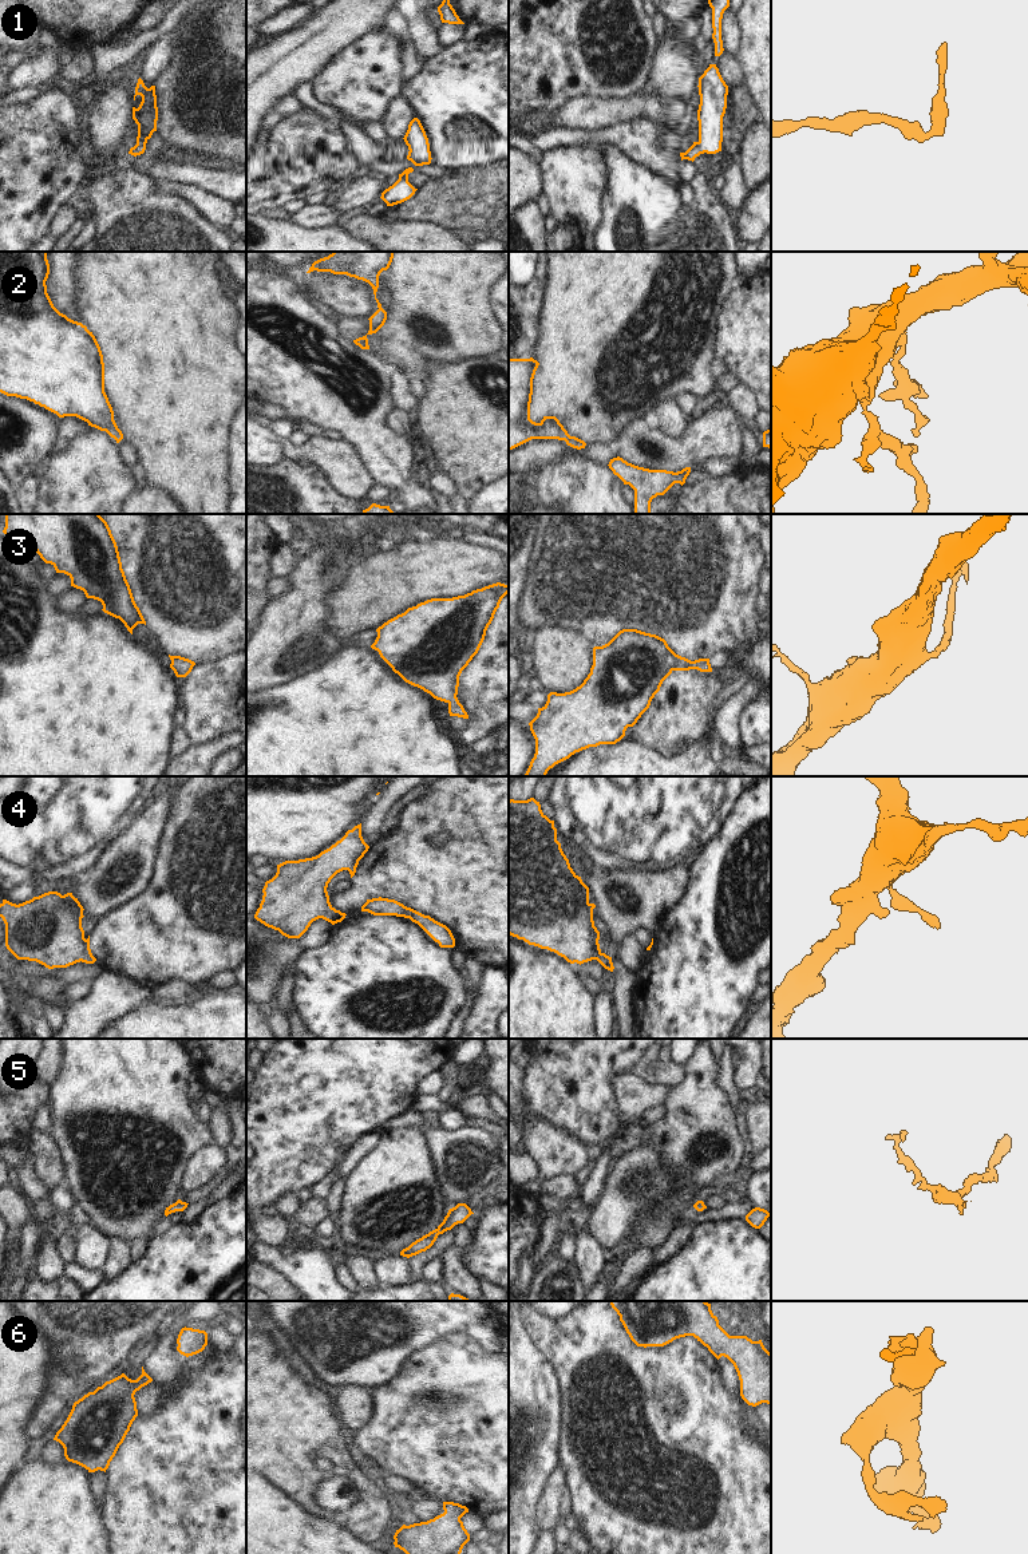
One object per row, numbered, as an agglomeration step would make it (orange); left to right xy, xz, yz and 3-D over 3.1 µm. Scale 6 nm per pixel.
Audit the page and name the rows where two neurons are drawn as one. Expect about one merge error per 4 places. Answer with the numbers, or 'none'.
none

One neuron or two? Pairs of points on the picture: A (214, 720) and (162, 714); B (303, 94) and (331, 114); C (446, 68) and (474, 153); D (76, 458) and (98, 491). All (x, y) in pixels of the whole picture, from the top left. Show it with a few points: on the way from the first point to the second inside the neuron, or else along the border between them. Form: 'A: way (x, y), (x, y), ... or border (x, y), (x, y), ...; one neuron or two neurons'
A: border (180, 698), (182, 704); two neurons
B: way (309, 101), (324, 110); one neuron
C: way (446, 94), (446, 121), (441, 133), (449, 142); one neuron
D: way (84, 466), (90, 483); one neuron

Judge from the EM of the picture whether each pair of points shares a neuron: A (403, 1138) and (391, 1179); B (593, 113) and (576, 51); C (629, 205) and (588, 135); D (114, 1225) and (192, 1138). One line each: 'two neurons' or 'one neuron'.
A: one neuron
B: two neurons
C: two neurons
D: one neuron

